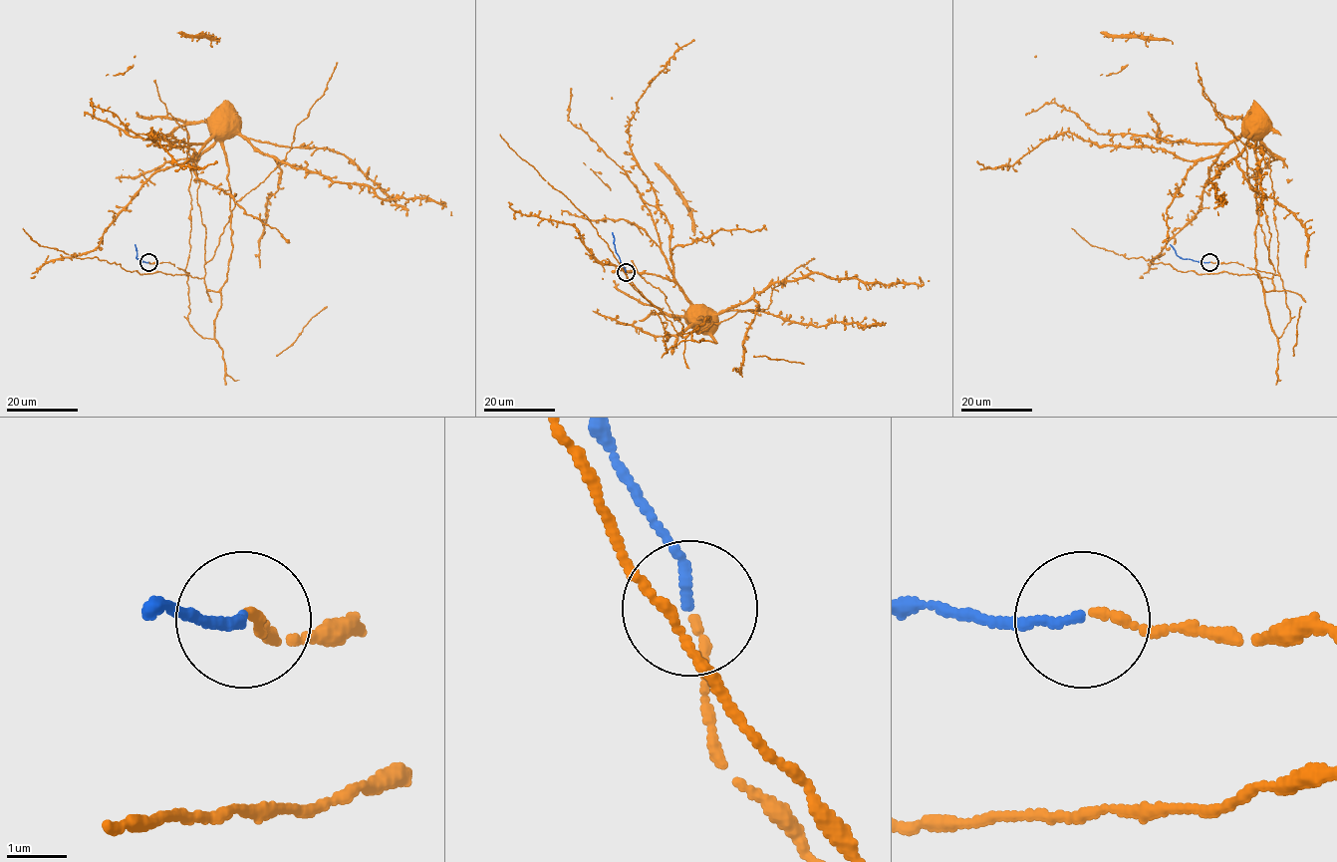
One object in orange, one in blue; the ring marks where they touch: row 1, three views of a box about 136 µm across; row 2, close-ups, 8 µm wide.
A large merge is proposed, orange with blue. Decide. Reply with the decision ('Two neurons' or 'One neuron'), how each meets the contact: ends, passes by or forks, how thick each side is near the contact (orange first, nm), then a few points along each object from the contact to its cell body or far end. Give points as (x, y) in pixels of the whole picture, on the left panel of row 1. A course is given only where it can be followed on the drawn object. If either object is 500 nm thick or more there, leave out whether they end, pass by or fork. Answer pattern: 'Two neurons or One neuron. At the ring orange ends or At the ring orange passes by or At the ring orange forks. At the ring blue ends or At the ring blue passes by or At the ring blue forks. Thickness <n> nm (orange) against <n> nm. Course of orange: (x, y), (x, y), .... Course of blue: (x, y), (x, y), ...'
One neuron. At the ring orange ends. At the ring blue ends. Thickness 120 nm (orange) against 140 nm. Course of orange: (148, 261), (169, 262), (188, 273), (187, 322), (203, 338), (213, 339), (232, 250), (223, 142), (233, 123). Course of blue: (148, 262), (136, 258), (134, 244)

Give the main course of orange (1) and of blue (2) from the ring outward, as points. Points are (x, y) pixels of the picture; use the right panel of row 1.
1: (1210, 261), (1237, 262), (1280, 277), (1290, 322), (1279, 338), (1255, 268), (1258, 211), (1250, 123)
2: (1209, 262), (1181, 258), (1170, 244)

